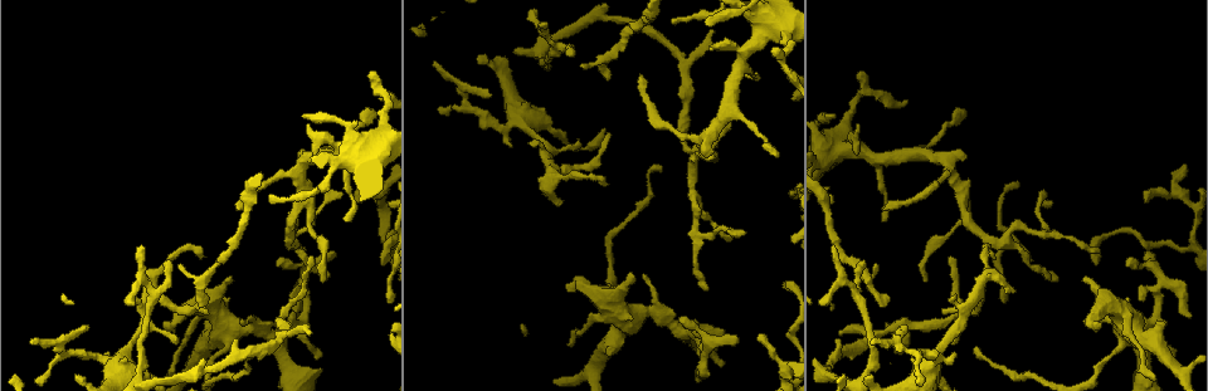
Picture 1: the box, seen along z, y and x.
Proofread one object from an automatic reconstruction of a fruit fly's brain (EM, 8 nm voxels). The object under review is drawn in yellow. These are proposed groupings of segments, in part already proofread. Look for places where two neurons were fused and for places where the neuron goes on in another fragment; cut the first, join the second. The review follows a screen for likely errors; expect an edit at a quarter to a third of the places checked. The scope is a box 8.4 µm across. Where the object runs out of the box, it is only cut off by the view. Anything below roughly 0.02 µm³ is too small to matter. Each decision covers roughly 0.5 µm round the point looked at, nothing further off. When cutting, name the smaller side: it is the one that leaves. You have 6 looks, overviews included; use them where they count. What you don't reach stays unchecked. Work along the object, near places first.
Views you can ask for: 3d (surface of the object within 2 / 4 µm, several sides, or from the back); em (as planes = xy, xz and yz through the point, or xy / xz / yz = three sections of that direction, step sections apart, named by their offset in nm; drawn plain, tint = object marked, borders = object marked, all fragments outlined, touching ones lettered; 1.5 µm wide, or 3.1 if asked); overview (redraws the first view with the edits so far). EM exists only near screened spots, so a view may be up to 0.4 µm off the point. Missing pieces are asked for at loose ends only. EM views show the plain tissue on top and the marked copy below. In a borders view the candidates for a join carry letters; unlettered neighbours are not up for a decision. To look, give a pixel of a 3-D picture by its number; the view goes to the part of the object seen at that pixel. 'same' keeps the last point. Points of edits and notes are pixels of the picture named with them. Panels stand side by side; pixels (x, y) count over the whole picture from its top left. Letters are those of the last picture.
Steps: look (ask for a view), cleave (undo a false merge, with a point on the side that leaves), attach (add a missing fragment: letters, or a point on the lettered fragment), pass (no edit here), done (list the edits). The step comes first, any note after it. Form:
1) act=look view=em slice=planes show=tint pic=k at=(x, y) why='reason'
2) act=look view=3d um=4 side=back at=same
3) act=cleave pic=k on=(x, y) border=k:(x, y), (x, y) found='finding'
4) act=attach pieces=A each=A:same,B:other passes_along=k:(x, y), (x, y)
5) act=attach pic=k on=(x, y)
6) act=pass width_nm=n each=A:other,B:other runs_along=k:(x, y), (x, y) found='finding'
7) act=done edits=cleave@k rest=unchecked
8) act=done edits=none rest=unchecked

act=look view=em slice=planes show=borders pic=1 at=(721, 361) why='thin end'

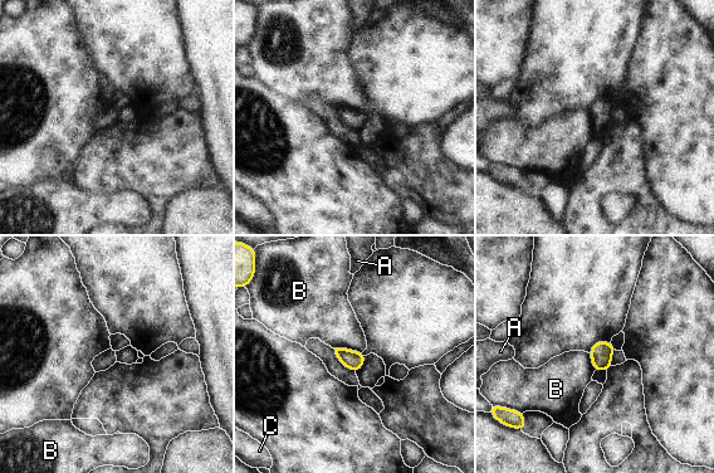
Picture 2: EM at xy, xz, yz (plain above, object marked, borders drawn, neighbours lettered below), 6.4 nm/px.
act=pass longest_contact=B:180nm each=A:other,B:other,C:other border=2:(335, 347), (353, 349), (361, 352) found='no lettered fragment goes on from it'

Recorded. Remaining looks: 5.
act=look view=3d um=2 pic=1 at=(778, 155) why='thin end'

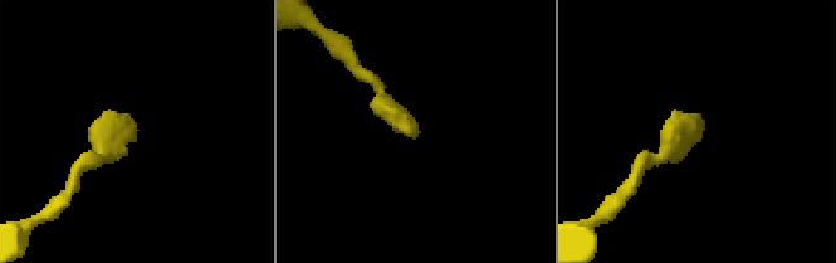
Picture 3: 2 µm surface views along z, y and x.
act=look view=em slice=planes show=tint pic=3 at=(412, 136) why='now the EM'

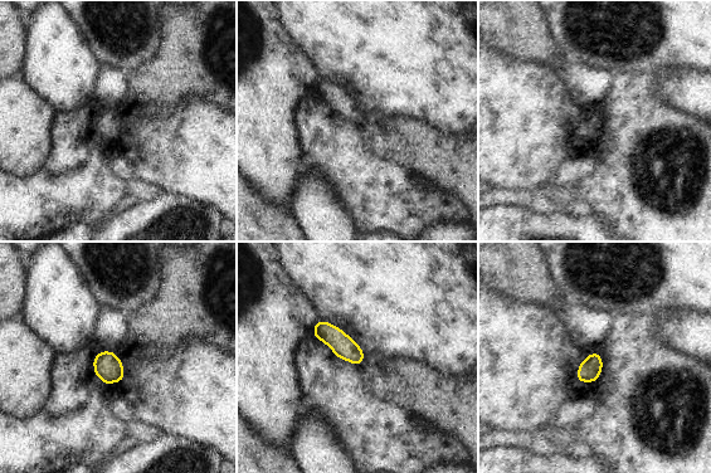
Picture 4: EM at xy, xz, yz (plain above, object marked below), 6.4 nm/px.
act=look view=em slice=planes show=borders at=same why='see the neighbours'

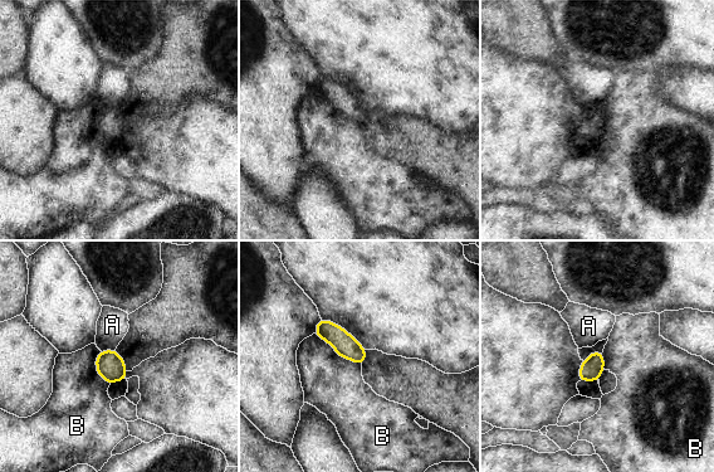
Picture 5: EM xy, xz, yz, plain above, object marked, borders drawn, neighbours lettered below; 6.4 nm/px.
act=pass each=A:other,B:other border=5:(314, 332), (340, 356), (361, 366) found='no lettered fragment goes on from it'

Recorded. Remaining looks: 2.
act=look view=em slice=planes show=tint pic=1 at=(847, 285) why='sharp bend'

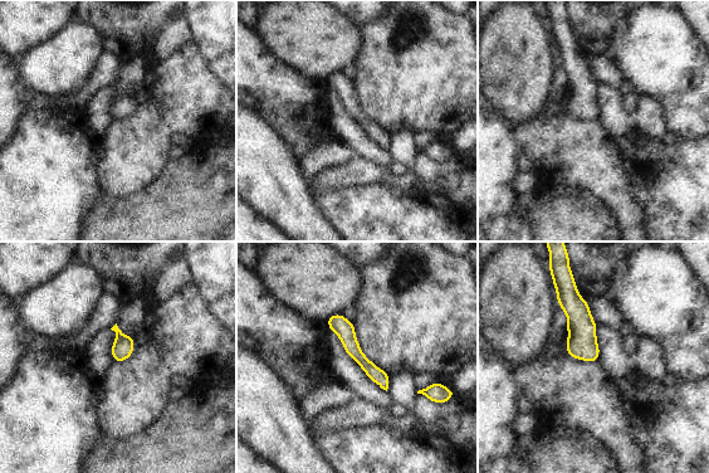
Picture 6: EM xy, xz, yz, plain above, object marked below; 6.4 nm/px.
act=look view=em slice=planes show=borders at=same

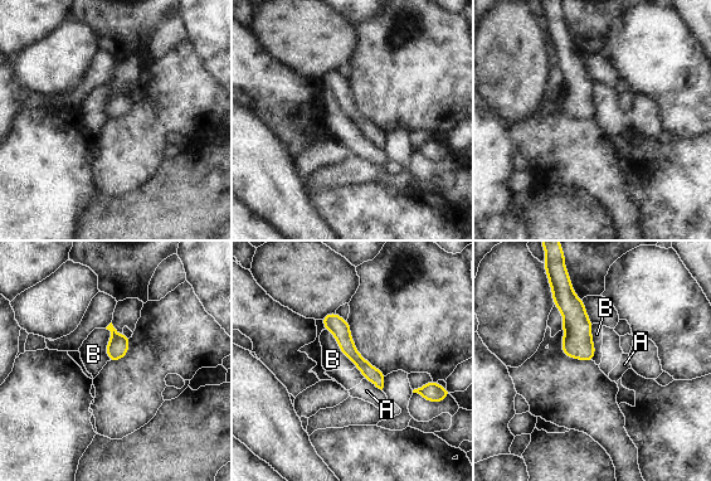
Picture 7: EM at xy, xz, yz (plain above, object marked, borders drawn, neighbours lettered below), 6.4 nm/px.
act=pass each=A:other,B:other runs_along=7:(325, 319), (380, 384) found='one neuron here'

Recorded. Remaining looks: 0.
act=done edits=none rest=unchecked

